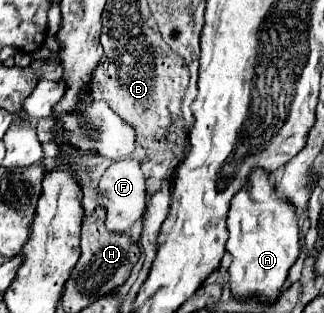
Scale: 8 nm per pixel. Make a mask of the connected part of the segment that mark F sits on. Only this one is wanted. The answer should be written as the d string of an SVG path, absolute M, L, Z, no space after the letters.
M126 158L112 164L98 182L98 202L106 208L106 226L112 232L128 232L136 220L142 218L146 210L146 186L144 172L140 170L138 160Z

